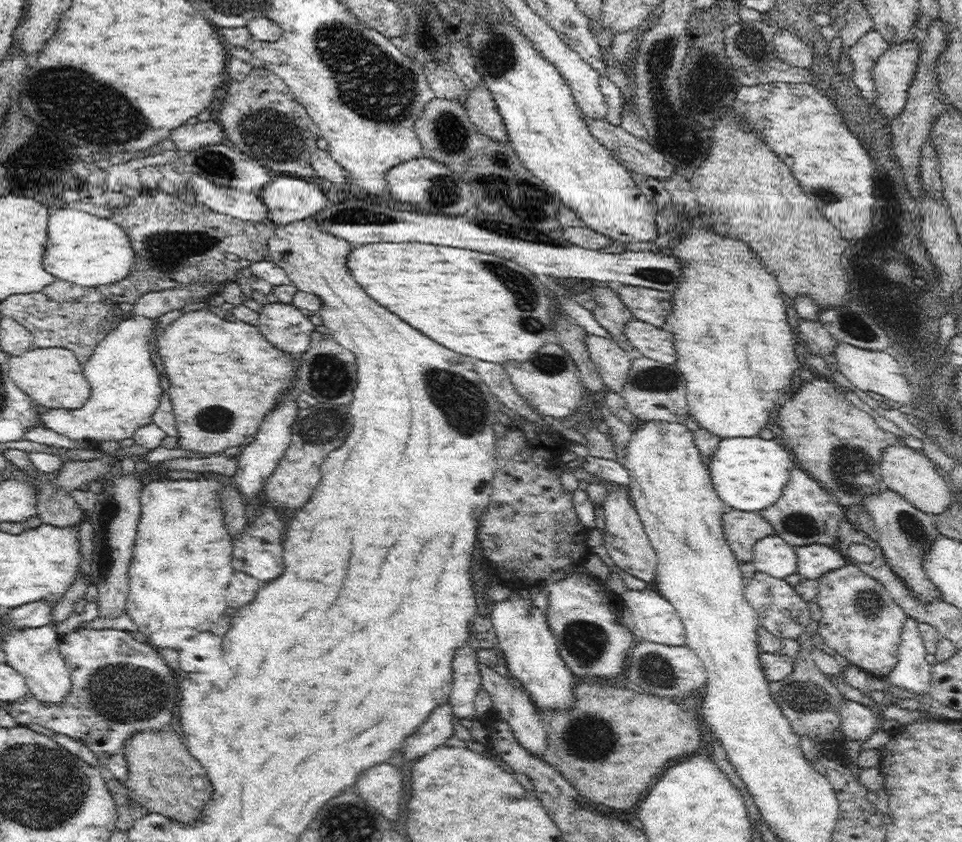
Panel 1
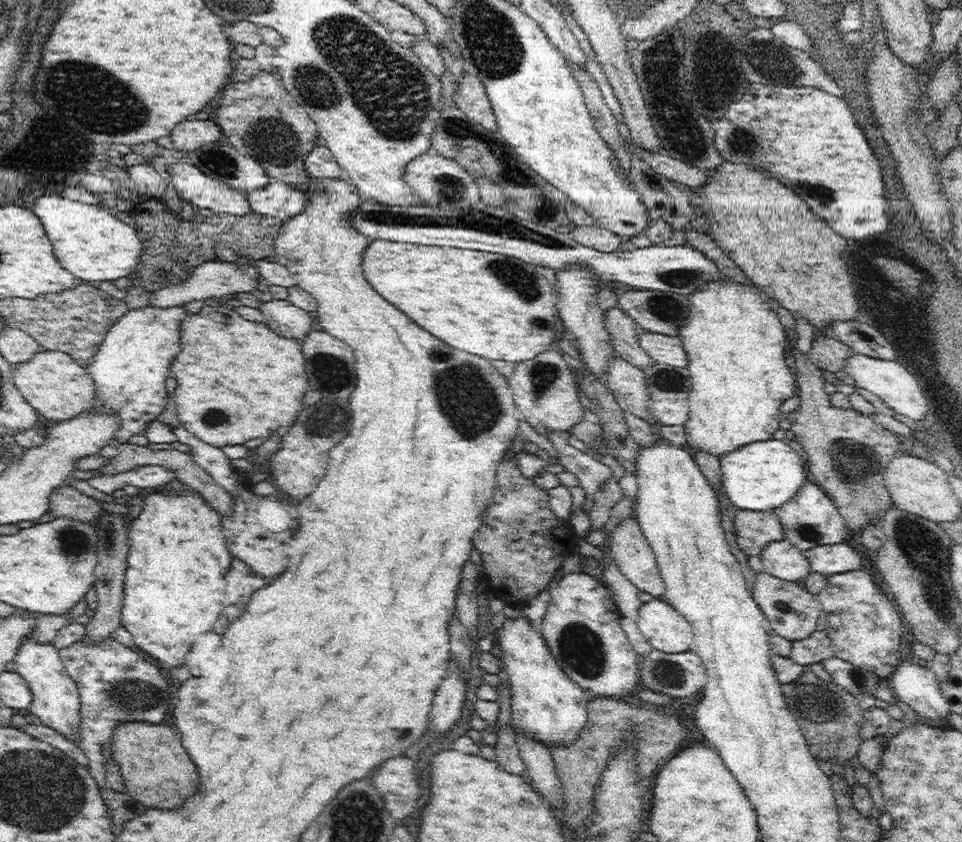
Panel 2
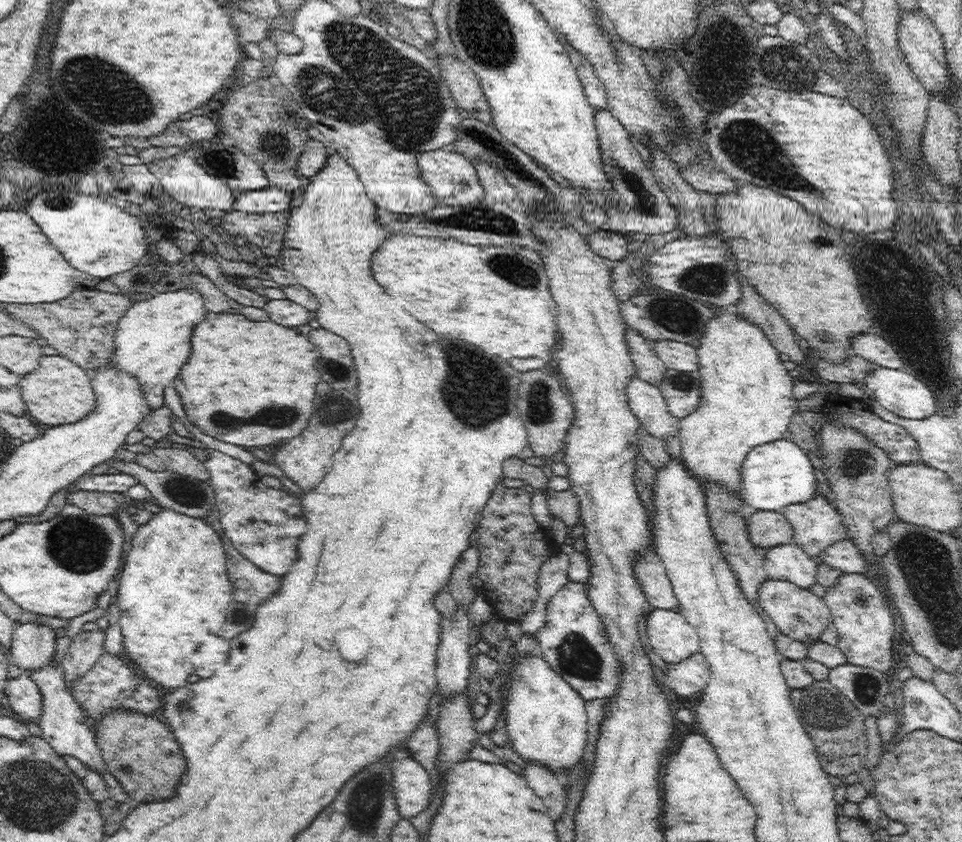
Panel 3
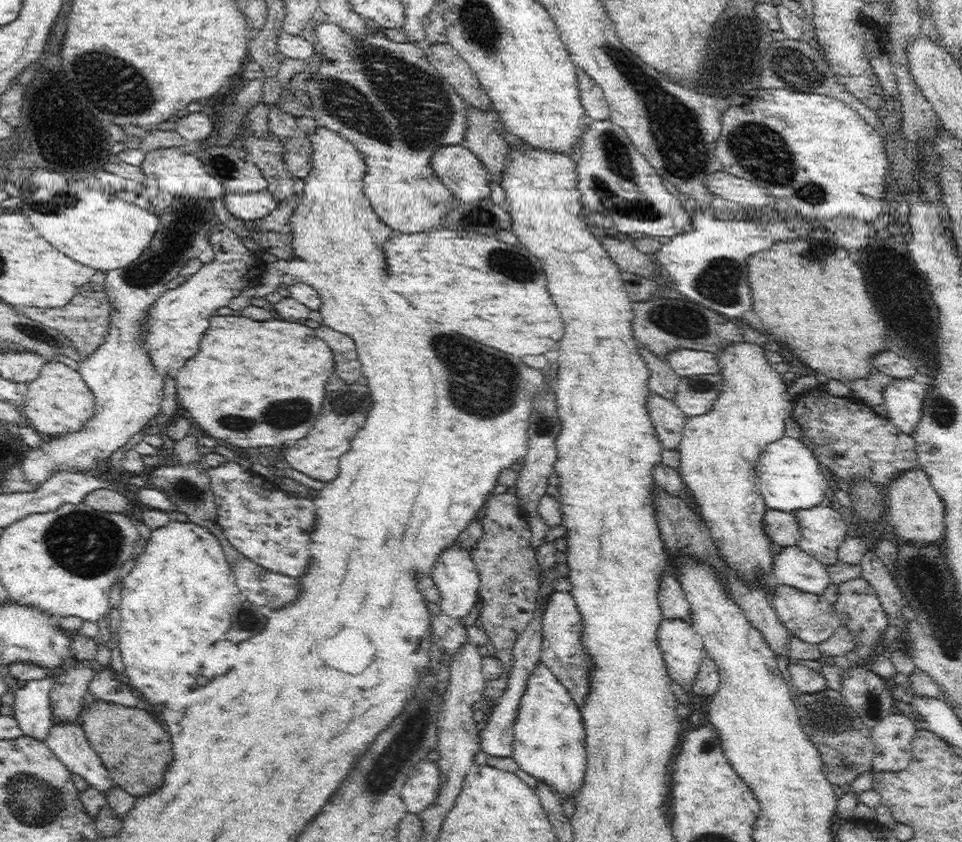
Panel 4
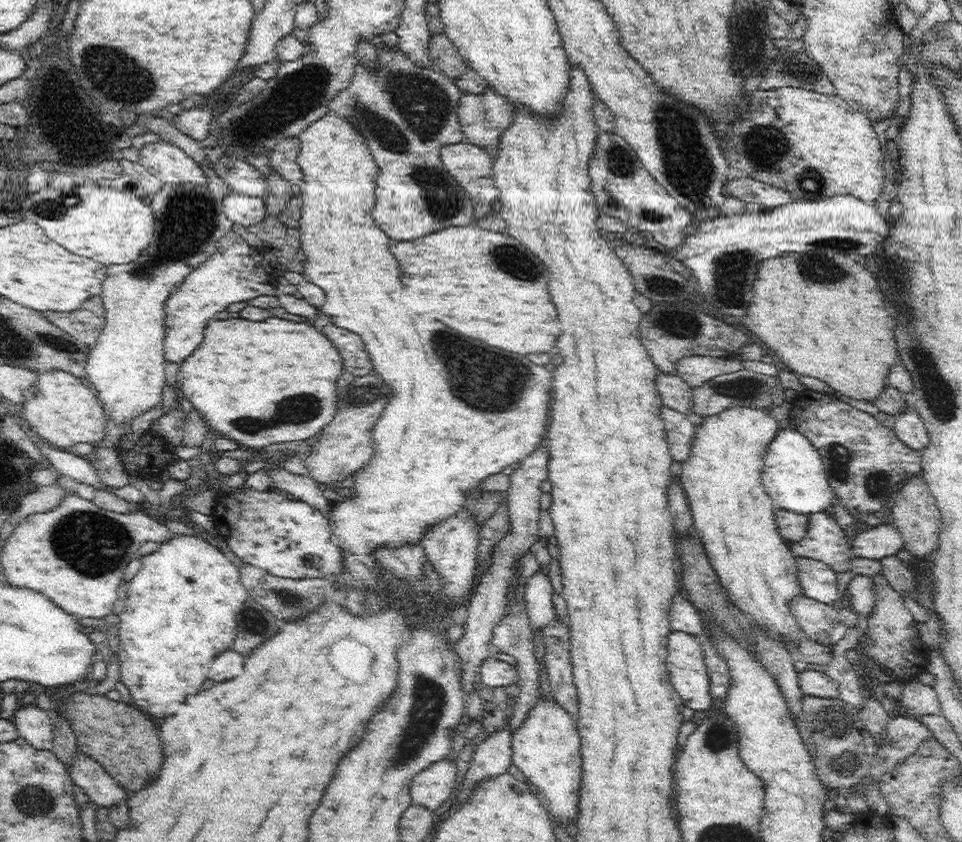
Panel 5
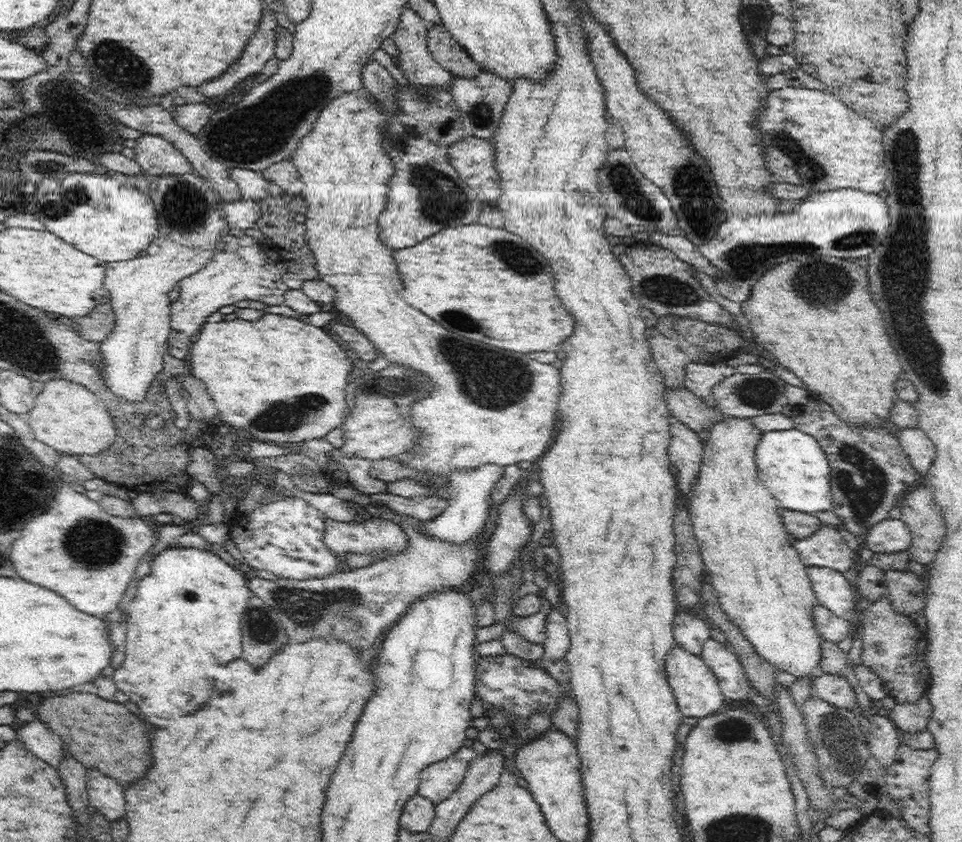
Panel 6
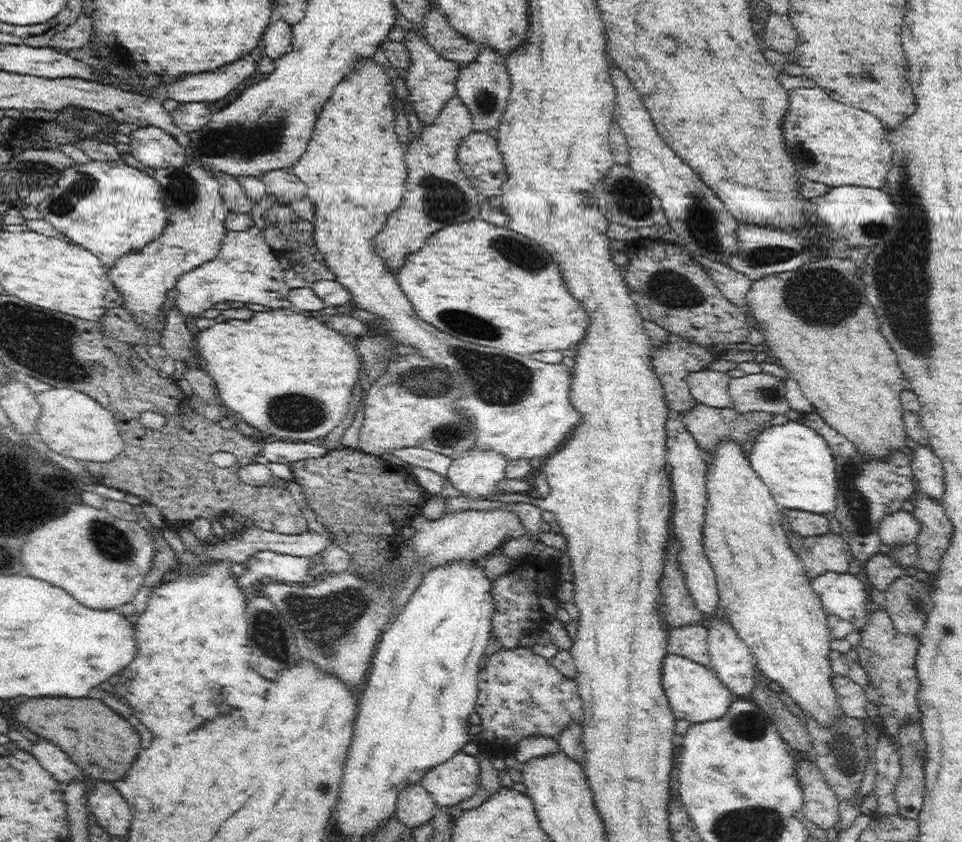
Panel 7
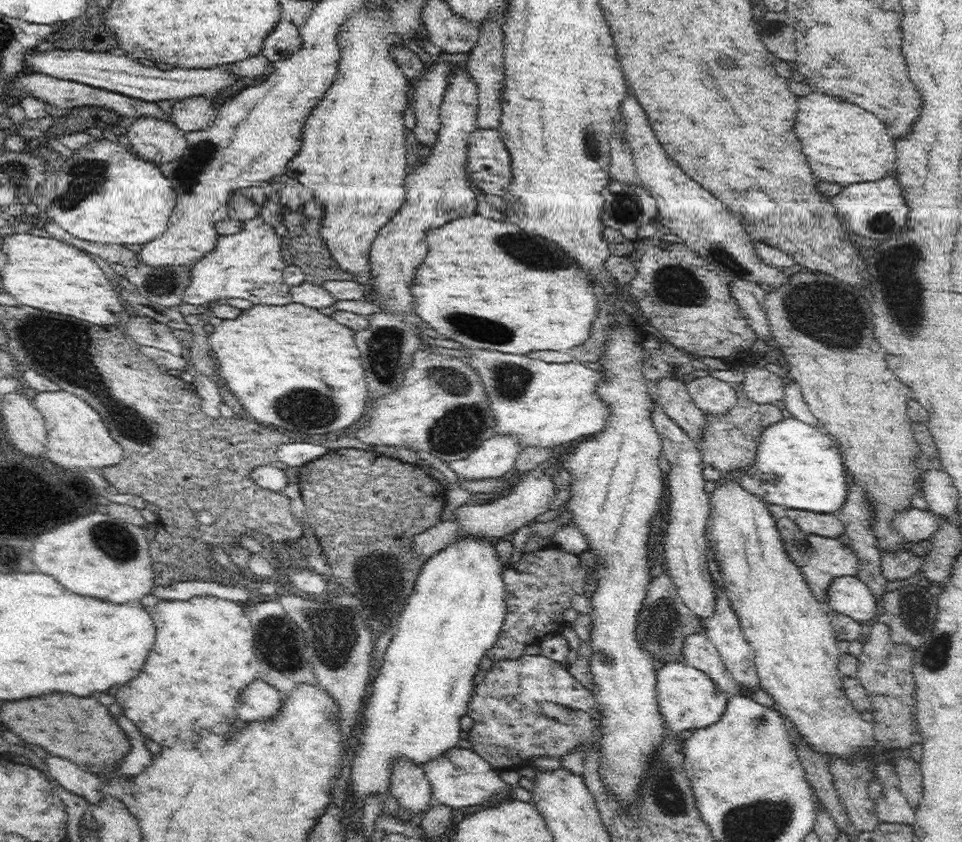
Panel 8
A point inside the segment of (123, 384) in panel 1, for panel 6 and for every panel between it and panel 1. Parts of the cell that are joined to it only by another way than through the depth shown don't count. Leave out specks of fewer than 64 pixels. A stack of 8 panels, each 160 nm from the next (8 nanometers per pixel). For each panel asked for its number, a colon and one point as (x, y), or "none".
2: (130, 370)
3: (154, 340)
4: (179, 318)
5: (236, 272)
6: (240, 270)

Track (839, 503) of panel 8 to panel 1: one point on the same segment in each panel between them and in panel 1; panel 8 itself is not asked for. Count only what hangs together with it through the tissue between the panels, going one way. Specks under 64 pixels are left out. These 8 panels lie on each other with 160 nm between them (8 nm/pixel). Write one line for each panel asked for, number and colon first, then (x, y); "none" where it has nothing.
1: (750, 474)
2: (765, 475)
3: (777, 474)
4: (791, 478)
5: (793, 474)
6: (792, 464)
7: (793, 460)

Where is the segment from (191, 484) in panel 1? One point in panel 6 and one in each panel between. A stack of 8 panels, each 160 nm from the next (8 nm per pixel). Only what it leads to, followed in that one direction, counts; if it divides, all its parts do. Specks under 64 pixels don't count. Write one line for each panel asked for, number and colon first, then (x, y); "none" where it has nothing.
2: (173, 590)
3: (174, 587)
4: (178, 591)
5: (180, 612)
6: (185, 620)

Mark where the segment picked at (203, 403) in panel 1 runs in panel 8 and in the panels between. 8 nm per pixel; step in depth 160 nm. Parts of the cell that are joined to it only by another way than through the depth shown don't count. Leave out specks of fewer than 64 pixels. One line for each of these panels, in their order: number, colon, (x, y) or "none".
2: (238, 380)
3: (245, 364)
4: (253, 384)
5: (261, 383)
6: (260, 372)
7: (288, 375)
8: (289, 365)

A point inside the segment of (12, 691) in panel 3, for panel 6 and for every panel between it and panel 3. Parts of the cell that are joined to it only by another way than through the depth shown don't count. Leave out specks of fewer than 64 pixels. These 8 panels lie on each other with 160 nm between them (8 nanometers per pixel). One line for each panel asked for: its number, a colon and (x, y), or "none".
4: (31, 709)
5: (35, 725)
6: (39, 740)

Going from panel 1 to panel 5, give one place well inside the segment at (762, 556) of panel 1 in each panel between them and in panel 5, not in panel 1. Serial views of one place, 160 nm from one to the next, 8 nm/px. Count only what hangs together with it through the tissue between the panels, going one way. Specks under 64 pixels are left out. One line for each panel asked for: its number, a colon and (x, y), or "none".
2: (781, 559)
3: (788, 562)
4: (793, 567)
5: (820, 583)

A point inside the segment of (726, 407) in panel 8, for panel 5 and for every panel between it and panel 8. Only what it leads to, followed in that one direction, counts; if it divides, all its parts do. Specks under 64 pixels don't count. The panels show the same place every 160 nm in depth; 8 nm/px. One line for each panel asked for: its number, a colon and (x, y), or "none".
5: (696, 370)
6: (701, 379)
7: (711, 389)

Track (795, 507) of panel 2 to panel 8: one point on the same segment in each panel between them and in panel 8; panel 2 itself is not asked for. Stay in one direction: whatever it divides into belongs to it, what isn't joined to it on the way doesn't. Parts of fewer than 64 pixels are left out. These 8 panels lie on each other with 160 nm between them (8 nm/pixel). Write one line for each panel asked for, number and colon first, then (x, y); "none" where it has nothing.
3: (818, 524)
4: (823, 530)
5: (825, 542)
6: (827, 548)
7: (828, 553)
8: (820, 560)

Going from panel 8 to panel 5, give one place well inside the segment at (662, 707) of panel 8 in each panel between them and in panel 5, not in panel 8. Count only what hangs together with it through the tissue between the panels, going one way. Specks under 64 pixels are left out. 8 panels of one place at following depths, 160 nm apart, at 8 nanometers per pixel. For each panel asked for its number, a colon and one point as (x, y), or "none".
5: (688, 673)
6: (697, 692)
7: (694, 693)

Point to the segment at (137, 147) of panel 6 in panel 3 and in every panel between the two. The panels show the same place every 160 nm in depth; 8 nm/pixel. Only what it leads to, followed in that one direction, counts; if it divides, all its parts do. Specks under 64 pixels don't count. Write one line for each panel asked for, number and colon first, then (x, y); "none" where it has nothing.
3: (182, 177)
4: (178, 172)
5: (166, 162)

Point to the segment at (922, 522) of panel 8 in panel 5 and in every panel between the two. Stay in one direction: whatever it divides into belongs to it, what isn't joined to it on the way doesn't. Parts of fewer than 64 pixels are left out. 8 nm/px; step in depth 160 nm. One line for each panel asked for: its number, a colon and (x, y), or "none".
5: (884, 539)
6: (891, 534)
7: (901, 527)

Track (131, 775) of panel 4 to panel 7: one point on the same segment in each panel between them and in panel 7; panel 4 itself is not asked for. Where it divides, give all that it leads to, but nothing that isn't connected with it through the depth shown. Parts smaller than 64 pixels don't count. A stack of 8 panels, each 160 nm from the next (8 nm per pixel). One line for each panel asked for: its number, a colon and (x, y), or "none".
5: (120, 739)
6: (104, 736)
7: (103, 744)

